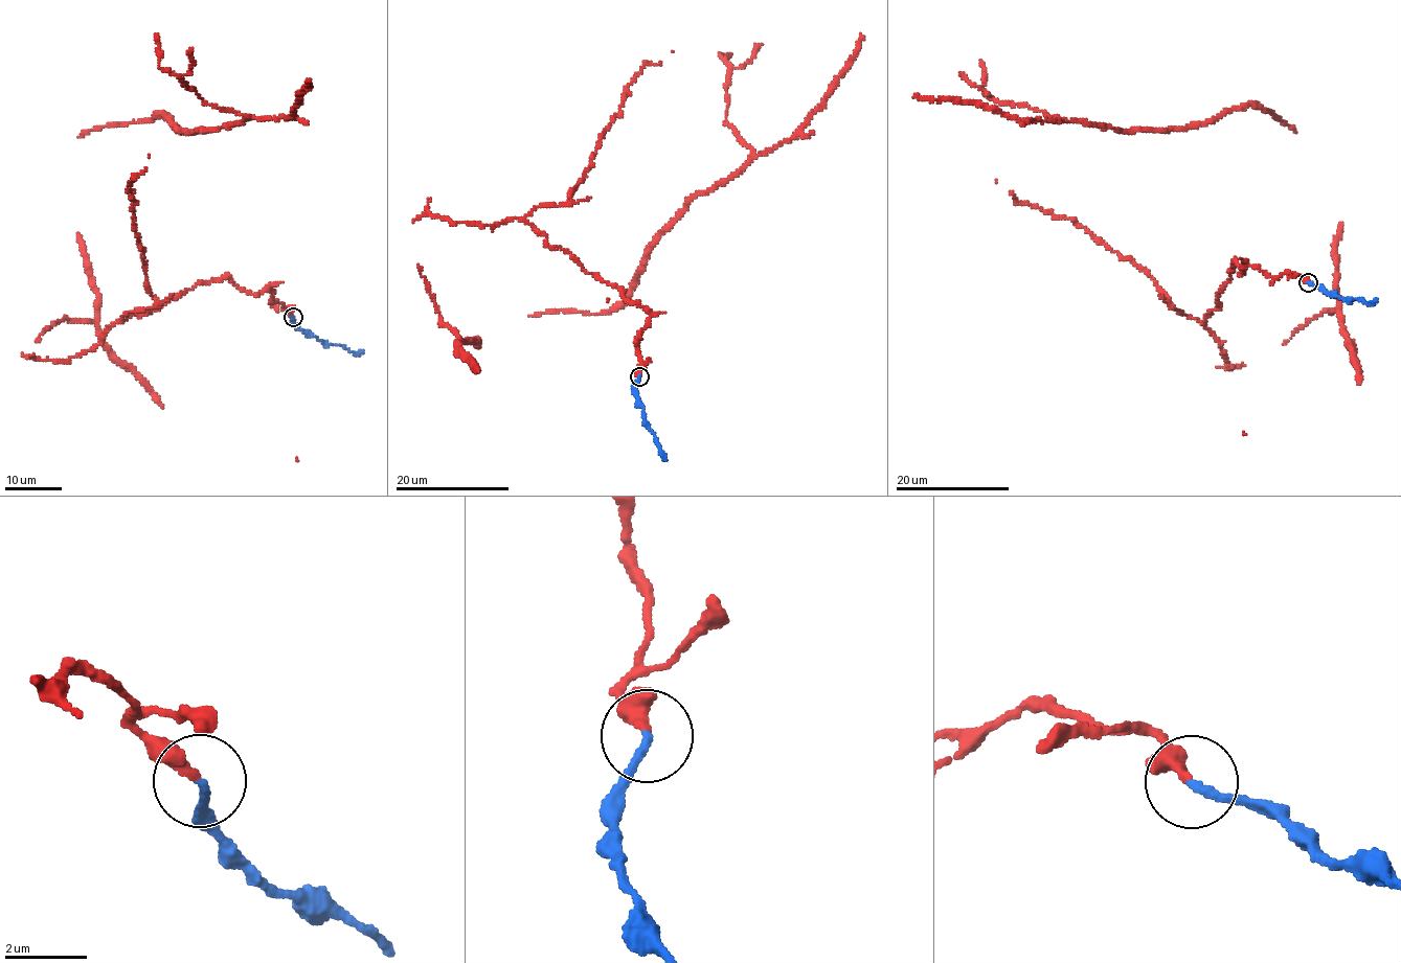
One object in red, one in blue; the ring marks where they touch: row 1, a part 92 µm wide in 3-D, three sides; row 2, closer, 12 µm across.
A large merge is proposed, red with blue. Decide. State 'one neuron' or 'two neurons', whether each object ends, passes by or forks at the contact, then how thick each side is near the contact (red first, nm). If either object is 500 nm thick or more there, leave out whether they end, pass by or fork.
one neuron | red ends | blue ends | 240/200 nm

